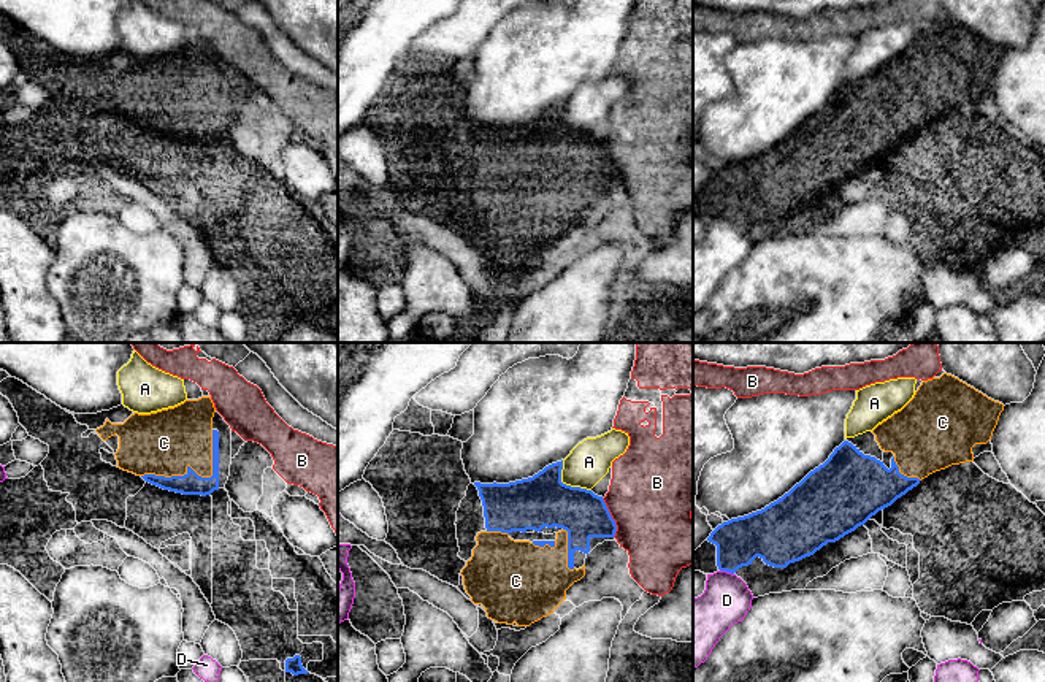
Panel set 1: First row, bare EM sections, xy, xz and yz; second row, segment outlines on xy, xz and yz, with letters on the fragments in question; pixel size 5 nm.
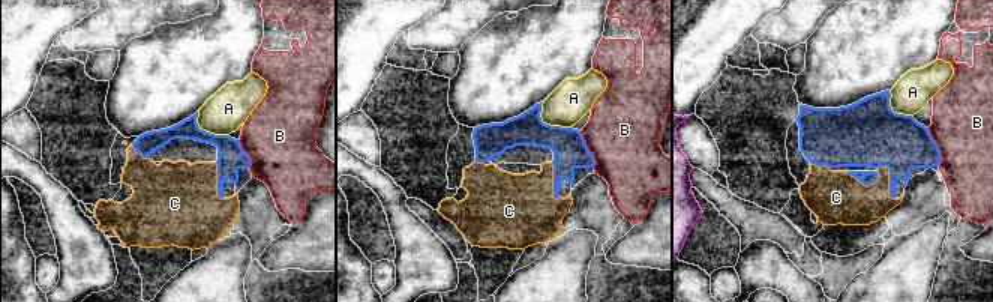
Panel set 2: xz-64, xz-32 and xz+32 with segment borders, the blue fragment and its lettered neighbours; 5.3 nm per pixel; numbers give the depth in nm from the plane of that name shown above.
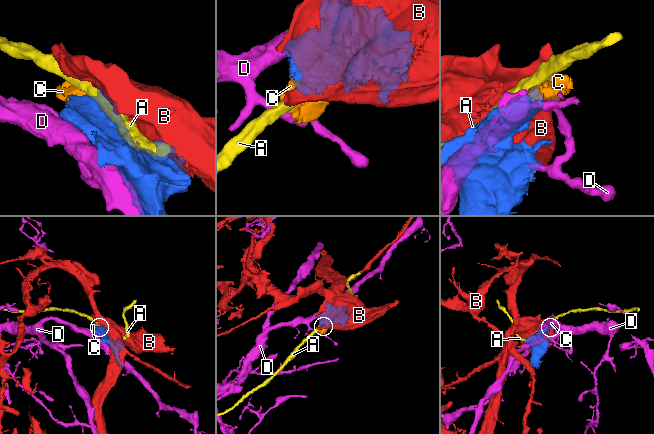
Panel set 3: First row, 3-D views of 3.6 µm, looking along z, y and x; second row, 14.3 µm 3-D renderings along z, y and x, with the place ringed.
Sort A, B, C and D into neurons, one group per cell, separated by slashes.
A / B / C / D

